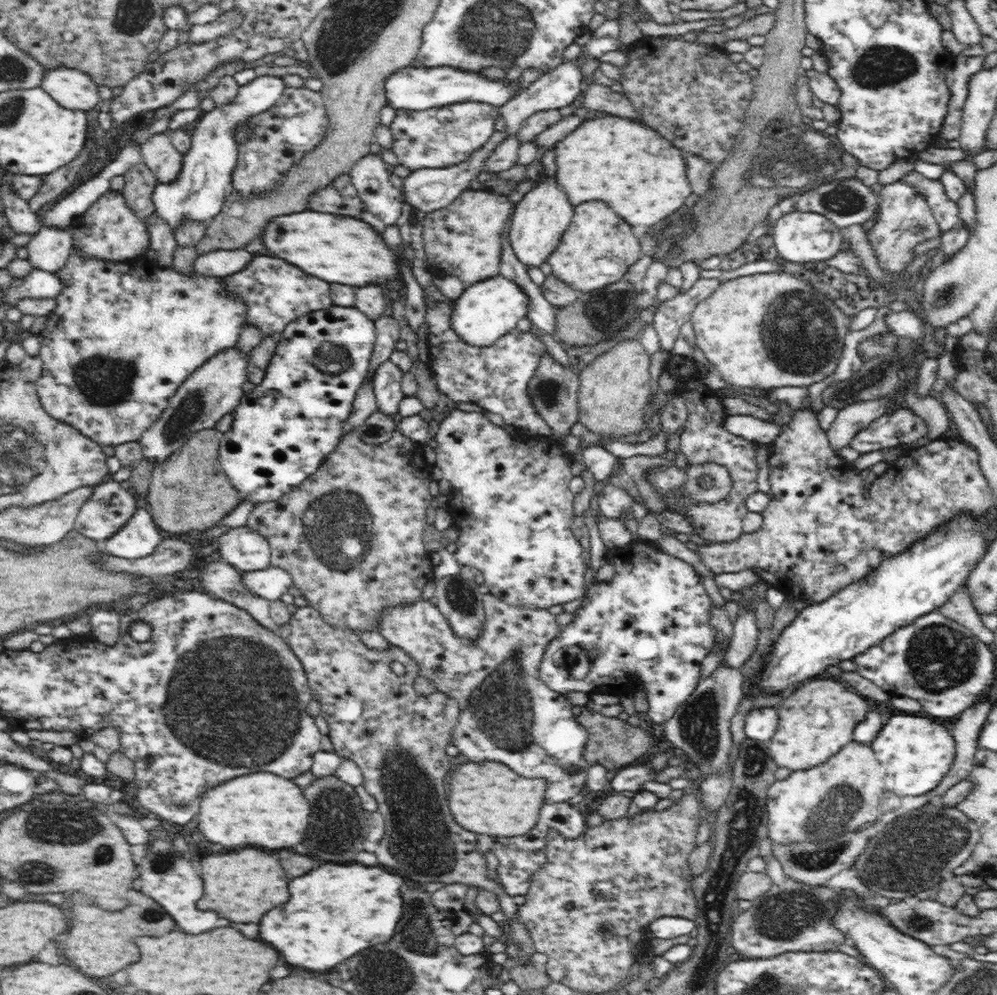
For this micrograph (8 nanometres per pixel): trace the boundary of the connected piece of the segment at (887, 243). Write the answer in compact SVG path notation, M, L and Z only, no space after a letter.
M901 180L882 185L879 198L879 221L868 230L867 239L878 266L886 273L901 274L915 260L914 248L942 232L923 194L917 194L915 186L912 188Z

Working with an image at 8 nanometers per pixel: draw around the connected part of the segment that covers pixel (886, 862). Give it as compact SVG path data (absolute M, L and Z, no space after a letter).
M932 798L923 806L898 816L894 822L886 824L878 834L869 838L866 848L854 860L852 868L857 870L860 880L871 892L902 901L946 880L972 854L980 839L981 830L971 818L954 806L943 806L941 798Z

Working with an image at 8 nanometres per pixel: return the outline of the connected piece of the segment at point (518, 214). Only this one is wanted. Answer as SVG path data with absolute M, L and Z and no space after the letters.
M545 171L540 174L541 179L535 181L534 187L527 191L513 208L506 235L516 257L527 268L538 268L549 260L550 254L556 250L562 235L570 226L574 214L572 204L568 202L566 193L560 190L560 183L555 176L547 176Z

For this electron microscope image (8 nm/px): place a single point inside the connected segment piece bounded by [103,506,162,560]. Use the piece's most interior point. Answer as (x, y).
(140, 537)

